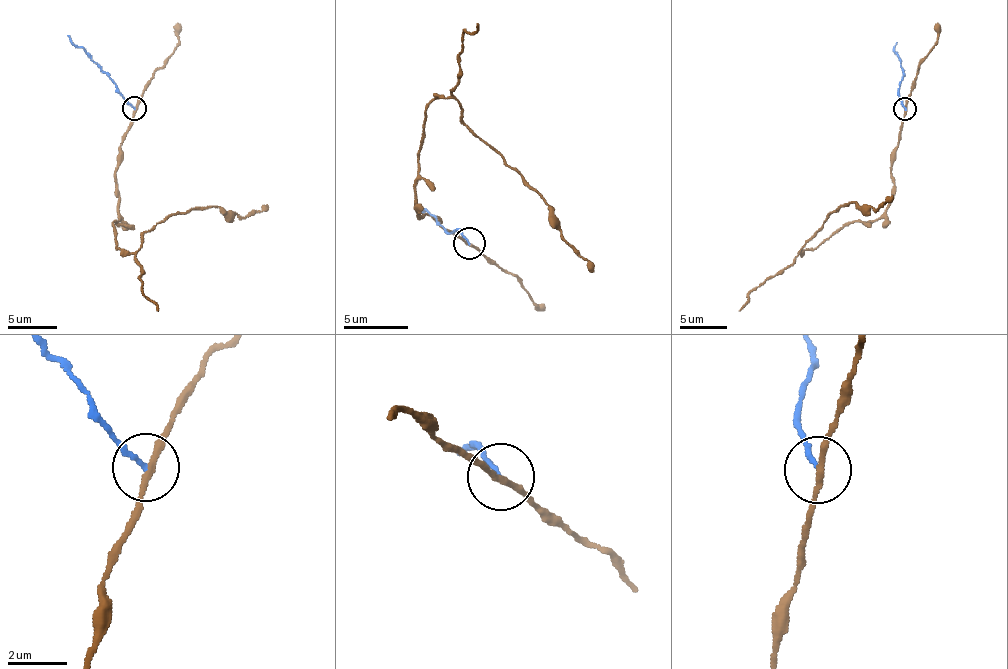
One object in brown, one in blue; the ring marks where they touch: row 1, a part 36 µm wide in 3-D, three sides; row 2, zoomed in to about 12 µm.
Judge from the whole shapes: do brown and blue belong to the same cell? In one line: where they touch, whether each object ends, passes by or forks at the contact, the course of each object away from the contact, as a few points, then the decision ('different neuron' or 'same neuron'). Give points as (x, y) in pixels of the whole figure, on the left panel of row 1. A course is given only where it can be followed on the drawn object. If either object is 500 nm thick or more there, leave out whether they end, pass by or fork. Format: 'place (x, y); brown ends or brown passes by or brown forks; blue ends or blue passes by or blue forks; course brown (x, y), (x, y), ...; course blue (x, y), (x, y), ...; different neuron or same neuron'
place (134, 108); brown passes by; blue ends; course brown (135, 107), (115, 173), (111, 222), (122, 252), (139, 249), (175, 214), (216, 208), (245, 217), (268, 205); course blue (135, 107), (101, 66), (68, 36); different neuron

